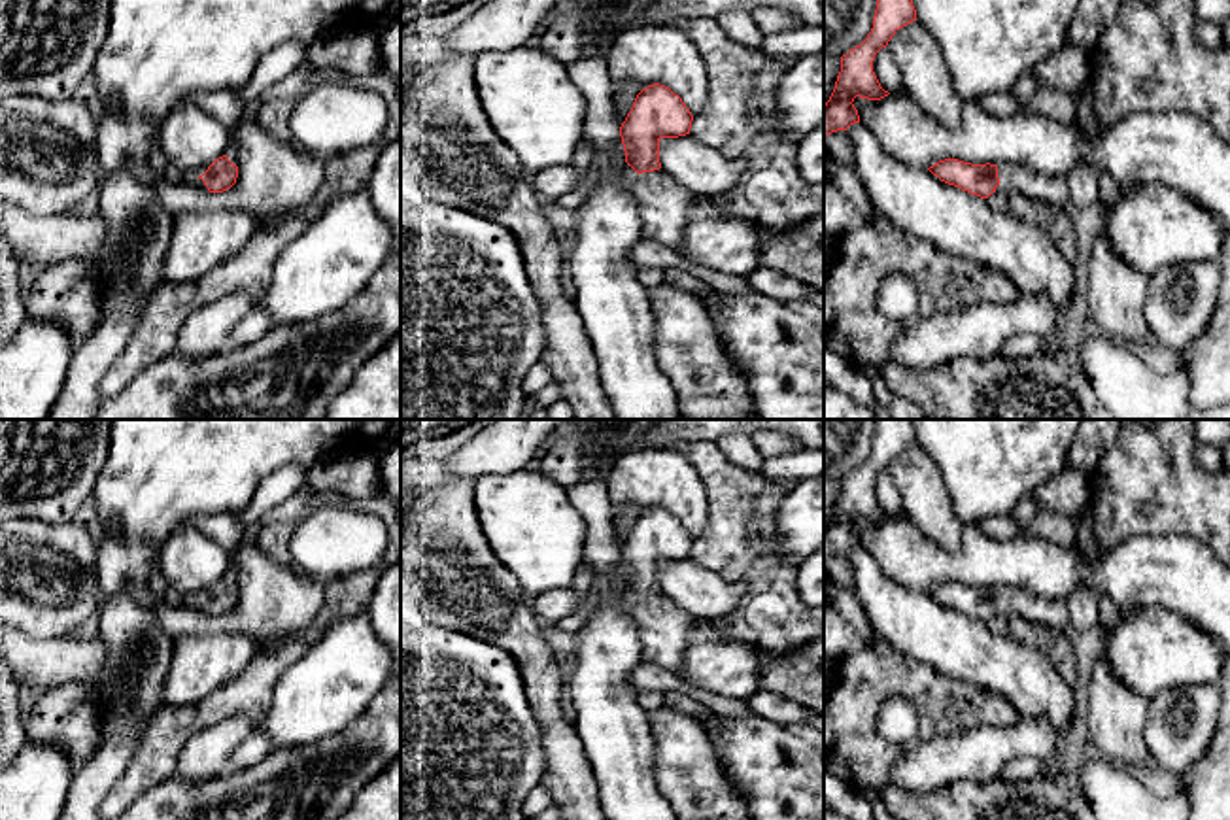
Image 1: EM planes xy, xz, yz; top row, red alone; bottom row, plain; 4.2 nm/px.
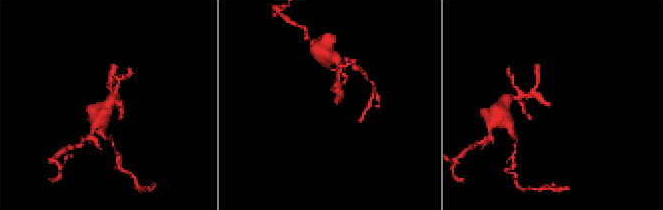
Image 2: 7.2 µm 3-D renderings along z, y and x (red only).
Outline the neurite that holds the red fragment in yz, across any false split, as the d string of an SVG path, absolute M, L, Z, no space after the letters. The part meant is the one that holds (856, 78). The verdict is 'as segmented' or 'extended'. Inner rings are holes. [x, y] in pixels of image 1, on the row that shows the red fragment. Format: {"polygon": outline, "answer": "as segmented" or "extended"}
{"polygon": "M877 0L873 28L867 38L841 57L841 72L829 100L824 104L824 140L828 134L846 130L860 123L854 98L880 100L884 91L873 72L875 55L888 45L892 36L916 21L913 0Z", "answer": "as segmented"}

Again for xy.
{"polygon": "M231 142L227 153L215 159L210 166L198 170L185 170L185 183L198 185L210 193L223 193L236 183L238 161L236 145Z", "answer": "extended"}

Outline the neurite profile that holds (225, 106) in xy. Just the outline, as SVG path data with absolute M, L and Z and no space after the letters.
M238 89L196 93L191 96L191 102L231 130L242 121L244 115L244 102Z

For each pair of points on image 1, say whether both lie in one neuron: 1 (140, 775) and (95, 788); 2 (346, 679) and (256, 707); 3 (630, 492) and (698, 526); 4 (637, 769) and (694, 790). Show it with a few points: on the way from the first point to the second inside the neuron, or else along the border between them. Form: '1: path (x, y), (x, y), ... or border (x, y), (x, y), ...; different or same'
1: border (138, 745), (129, 766), (102, 800); different
2: border (291, 666), (280, 677), (267, 717), (259, 726); different
3: path (647, 492), (666, 492), (683, 509); same
4: border (650, 734), (656, 788), (667, 800); different

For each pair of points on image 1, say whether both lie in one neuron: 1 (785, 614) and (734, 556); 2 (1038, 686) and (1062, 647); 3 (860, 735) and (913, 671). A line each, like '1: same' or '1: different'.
1: same
2: different
3: same

